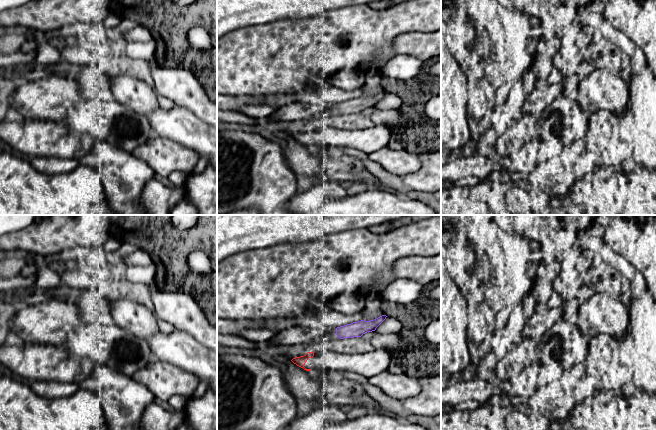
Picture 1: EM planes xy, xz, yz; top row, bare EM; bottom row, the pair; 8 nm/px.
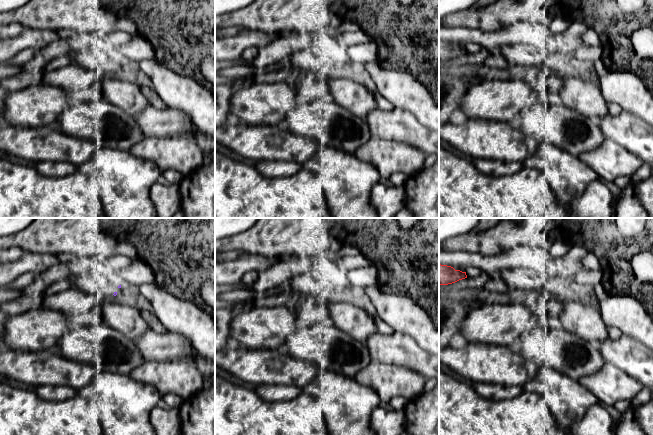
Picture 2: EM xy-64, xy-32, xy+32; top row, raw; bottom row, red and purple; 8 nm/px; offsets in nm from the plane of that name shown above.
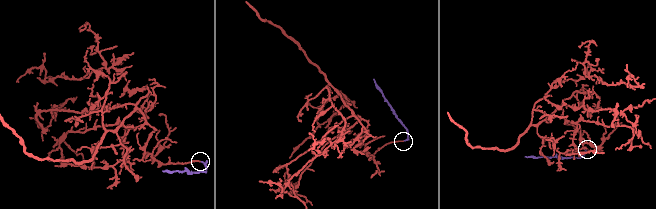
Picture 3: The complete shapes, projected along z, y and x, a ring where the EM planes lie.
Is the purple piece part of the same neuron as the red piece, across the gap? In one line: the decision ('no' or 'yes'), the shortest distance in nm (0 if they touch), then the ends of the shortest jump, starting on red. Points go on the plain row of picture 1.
no | 240 nm | xz (313, 128), (337, 112)

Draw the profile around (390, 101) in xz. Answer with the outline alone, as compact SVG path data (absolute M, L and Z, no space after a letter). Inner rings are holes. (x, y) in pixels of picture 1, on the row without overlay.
M387 92L386 95L376 104L376 109L396 110L404 106L402 98L397 94Z

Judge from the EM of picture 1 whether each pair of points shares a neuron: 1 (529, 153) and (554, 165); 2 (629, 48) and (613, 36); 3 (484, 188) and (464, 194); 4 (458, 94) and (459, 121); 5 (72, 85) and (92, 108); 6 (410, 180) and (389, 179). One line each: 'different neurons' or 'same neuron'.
1: different neurons
2: same neuron
3: same neuron
4: same neuron
5: same neuron
6: different neurons

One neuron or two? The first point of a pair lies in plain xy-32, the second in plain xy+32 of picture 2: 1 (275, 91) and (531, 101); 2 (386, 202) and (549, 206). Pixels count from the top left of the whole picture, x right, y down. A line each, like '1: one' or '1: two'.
1: one
2: one

